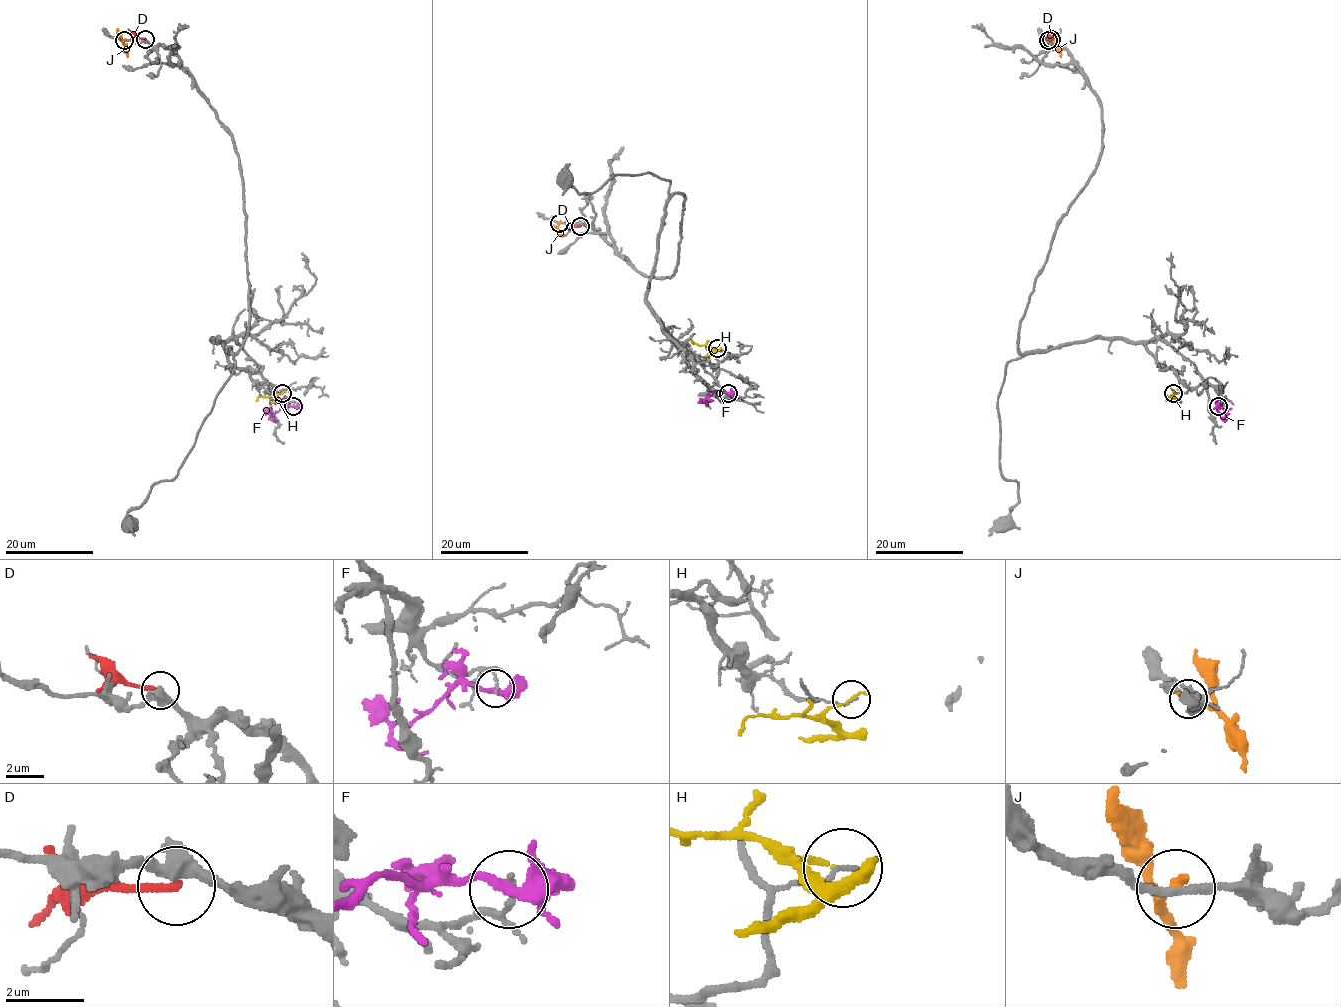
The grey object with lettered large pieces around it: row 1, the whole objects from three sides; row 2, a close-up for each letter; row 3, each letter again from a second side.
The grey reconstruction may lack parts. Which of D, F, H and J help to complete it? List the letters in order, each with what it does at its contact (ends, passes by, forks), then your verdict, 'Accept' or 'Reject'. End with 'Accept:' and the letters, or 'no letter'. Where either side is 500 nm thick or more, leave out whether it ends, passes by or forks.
D: It ends there. Reject
F: It forks there. Reject
H: It ends there. Reject
J: It ends there. Reject
Accept: no letter

